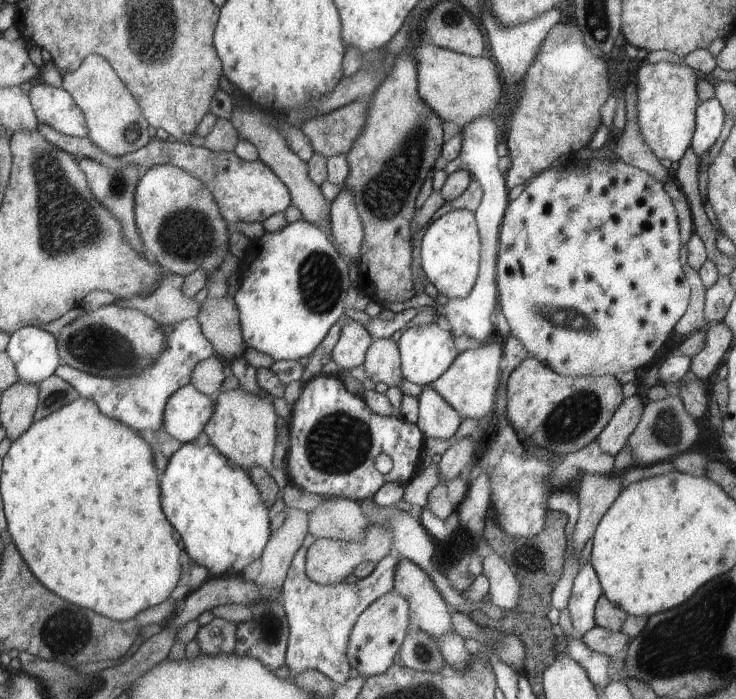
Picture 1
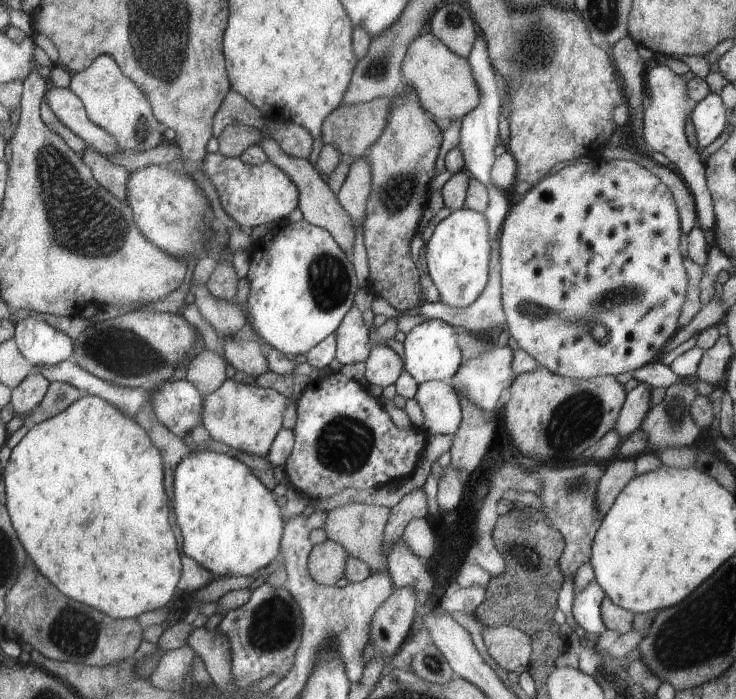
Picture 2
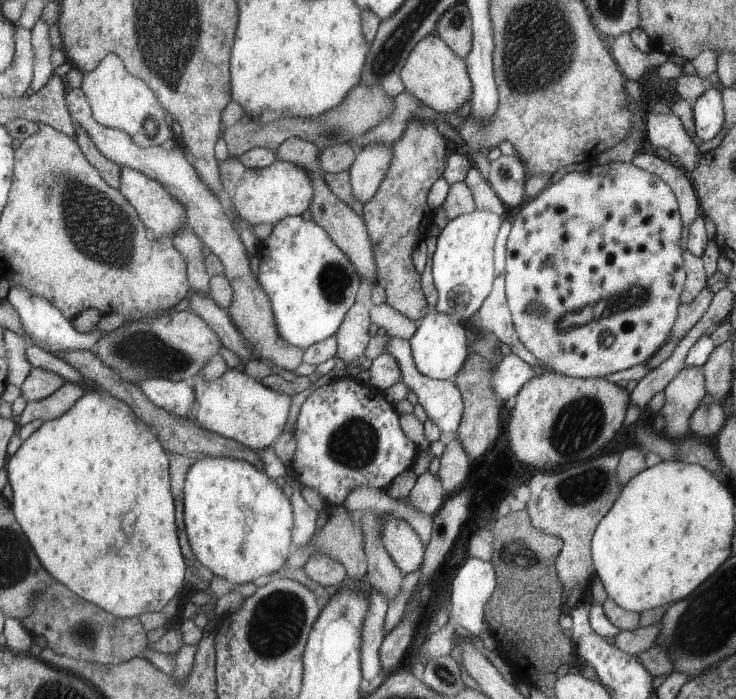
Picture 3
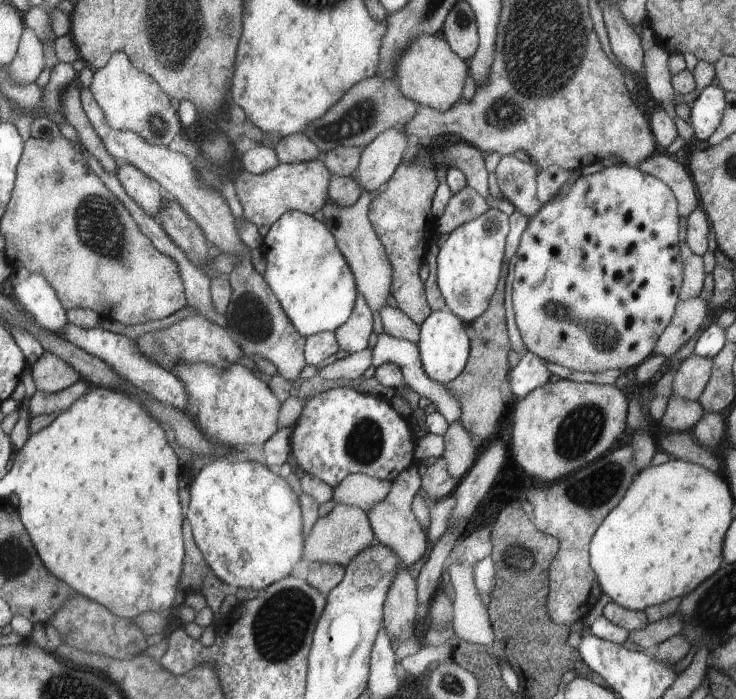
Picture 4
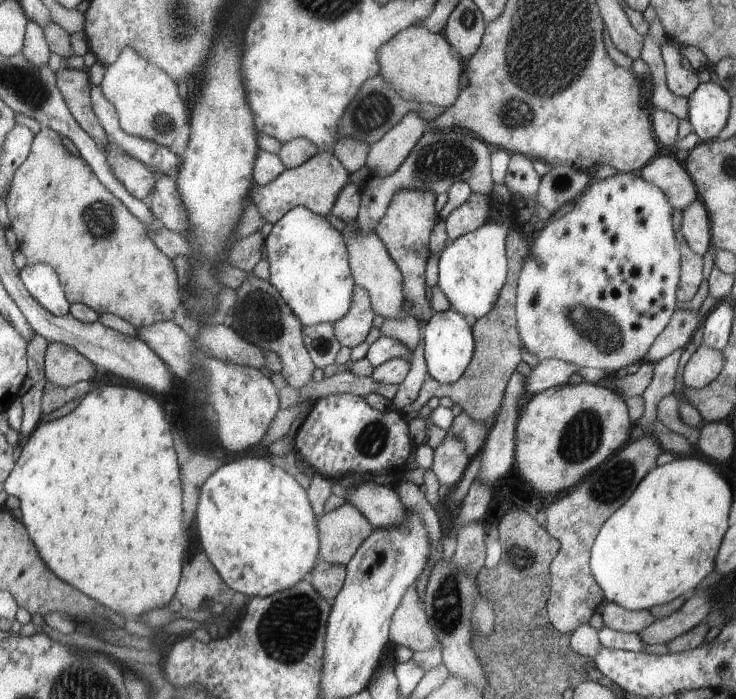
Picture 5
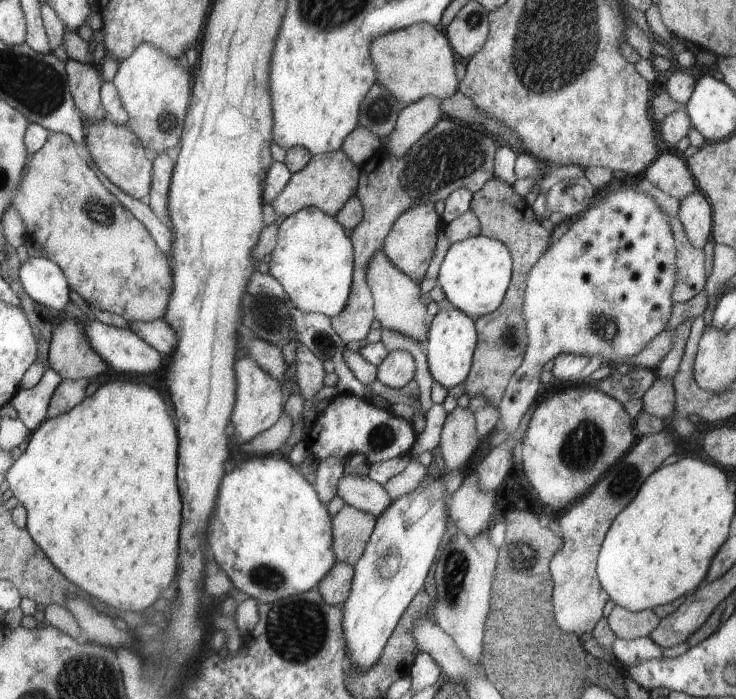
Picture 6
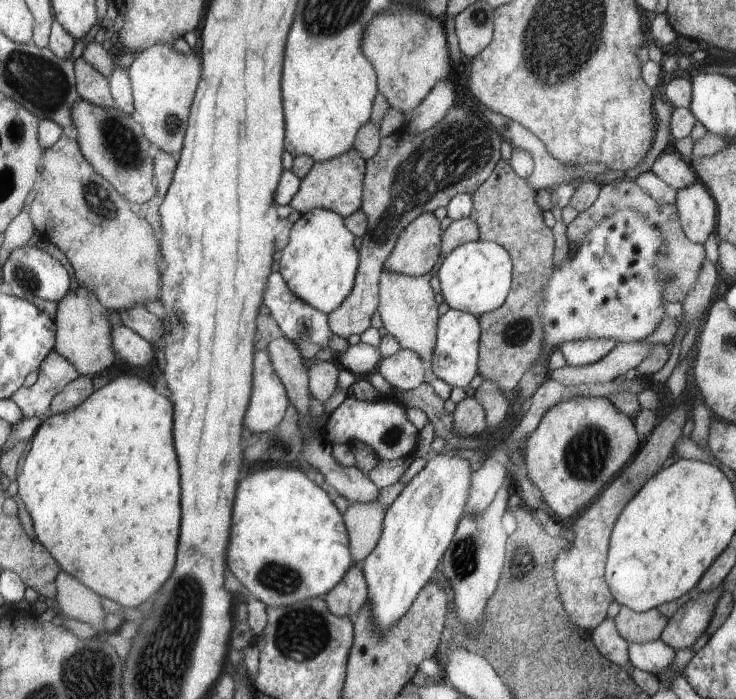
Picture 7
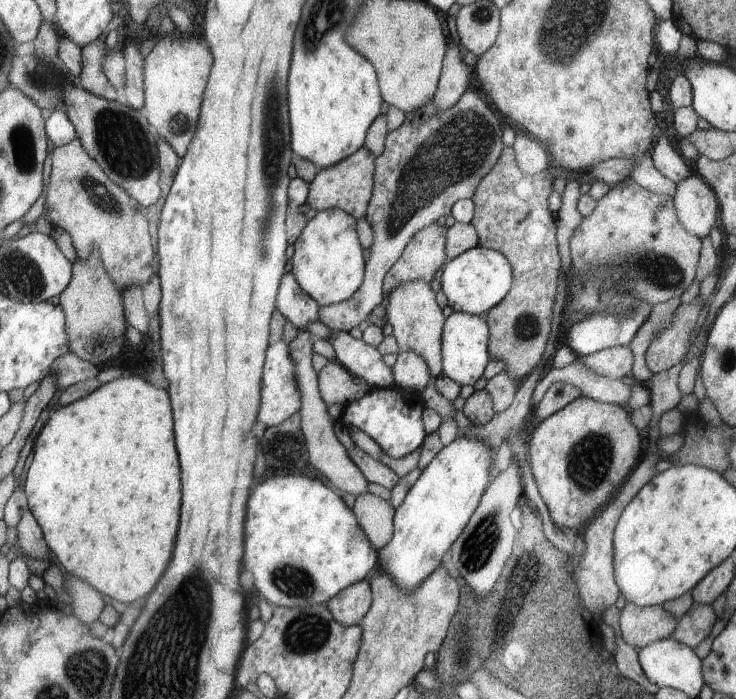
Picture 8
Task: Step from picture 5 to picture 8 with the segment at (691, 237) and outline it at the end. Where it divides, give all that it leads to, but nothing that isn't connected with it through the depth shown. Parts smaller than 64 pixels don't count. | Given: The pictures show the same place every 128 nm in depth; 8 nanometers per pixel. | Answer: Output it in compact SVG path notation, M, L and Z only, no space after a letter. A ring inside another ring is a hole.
M697 174L676 183L674 207L683 228L695 236L705 236L717 220L715 192Z

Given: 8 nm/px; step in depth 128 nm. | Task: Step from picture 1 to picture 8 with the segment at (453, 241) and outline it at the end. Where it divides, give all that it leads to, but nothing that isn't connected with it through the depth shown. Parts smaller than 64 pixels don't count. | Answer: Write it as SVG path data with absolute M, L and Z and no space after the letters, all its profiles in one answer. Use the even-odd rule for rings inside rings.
M477 244L449 260L441 269L439 280L447 306L453 311L479 316L501 302L507 295L513 286L513 269L503 253Z

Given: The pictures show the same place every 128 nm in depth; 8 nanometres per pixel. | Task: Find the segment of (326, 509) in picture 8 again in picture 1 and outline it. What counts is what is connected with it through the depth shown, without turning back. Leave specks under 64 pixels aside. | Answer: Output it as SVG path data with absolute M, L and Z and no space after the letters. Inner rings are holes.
M183 443L169 458L160 461L159 471L163 512L167 512L167 520L181 536L184 551L195 564L205 567L213 576L223 577L230 574L230 570L239 574L243 566L247 566L255 558L261 558L263 548L271 538L267 528L269 508L263 504L258 489L254 488L254 482L249 482L241 466L227 460L227 456L223 456L210 443L205 446Z

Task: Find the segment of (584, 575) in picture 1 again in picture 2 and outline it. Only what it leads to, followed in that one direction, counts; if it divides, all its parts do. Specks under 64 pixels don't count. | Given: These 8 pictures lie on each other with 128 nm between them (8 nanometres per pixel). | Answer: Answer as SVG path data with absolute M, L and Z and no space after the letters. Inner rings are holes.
M592 579L575 594L575 598L573 597L571 604L573 620L585 632L601 634L605 630L600 614L600 602L605 595L595 579Z

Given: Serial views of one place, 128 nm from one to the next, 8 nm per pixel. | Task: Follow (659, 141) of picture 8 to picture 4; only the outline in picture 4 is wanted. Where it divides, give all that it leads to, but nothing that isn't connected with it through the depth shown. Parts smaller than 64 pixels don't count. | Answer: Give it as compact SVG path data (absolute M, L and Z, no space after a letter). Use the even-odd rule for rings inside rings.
M651 154L637 164L636 168L642 173L662 180L663 184L674 192L675 198L678 200L678 211L681 218L687 218L697 206L697 194L695 194L695 186L691 182L689 174L685 172L685 168L681 164L671 160L669 155Z

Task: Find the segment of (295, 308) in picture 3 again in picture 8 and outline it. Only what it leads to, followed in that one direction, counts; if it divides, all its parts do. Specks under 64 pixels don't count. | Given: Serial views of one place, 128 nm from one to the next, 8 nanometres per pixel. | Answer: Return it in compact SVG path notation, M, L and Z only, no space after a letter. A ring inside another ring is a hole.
M339 208L318 211L307 220L293 244L291 274L295 276L297 286L319 306L349 300L361 284L366 264L361 256L355 222L357 219Z

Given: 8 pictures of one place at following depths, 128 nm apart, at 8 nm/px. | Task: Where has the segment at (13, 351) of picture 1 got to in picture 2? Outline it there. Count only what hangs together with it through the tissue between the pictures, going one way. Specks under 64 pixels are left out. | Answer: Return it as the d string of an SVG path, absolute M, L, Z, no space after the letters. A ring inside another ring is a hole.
M40 314L15 322L12 338L19 354L33 368L62 362L75 350L75 340L47 324Z

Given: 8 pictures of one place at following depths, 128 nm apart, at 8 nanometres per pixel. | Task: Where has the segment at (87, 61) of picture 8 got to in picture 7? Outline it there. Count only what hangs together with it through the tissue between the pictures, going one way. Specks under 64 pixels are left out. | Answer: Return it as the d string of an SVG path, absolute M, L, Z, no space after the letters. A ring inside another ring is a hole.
M81 56L74 60L73 68L75 88L81 100L87 100L89 104L95 104L99 108L115 106L110 94L110 82L106 76L103 76Z

